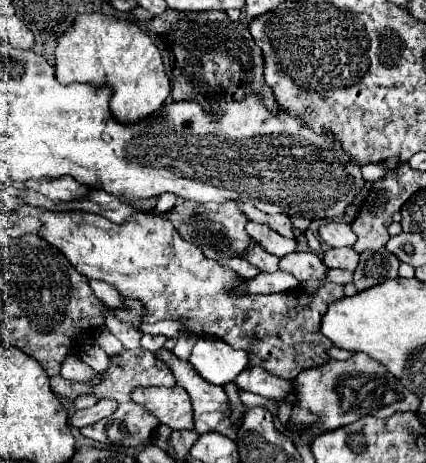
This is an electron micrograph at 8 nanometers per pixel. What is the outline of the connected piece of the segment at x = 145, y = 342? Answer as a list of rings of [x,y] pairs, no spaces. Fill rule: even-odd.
[[[152,333],[142,335],[142,347],[152,353],[156,353],[166,341],[168,341],[168,337],[164,337],[164,335],[152,335]]]

